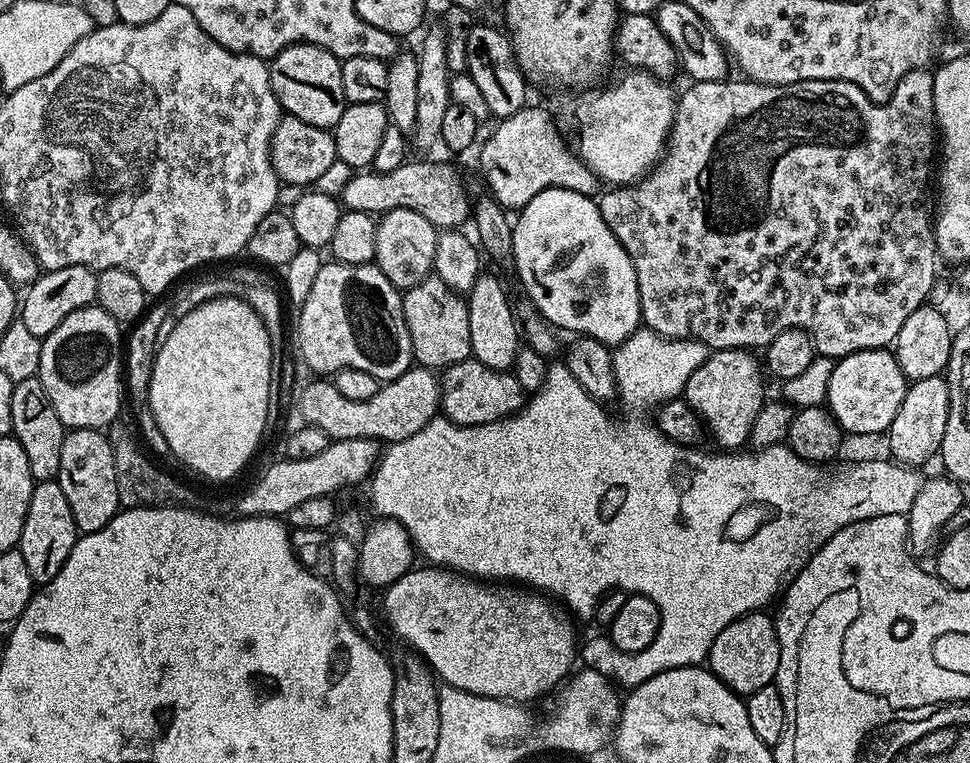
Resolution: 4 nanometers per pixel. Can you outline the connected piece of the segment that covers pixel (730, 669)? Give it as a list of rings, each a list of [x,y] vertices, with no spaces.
[[[763,611],[752,612],[738,618],[714,638],[708,651],[707,667],[725,686],[737,696],[747,698],[762,686],[773,683],[780,661],[780,643],[776,637],[776,625],[771,615]]]

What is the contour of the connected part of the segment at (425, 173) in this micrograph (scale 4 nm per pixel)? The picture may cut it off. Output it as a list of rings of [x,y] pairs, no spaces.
[[[416,160],[406,162],[398,166],[398,170],[389,172],[378,172],[375,170],[357,171],[347,182],[342,193],[342,204],[350,212],[370,212],[373,214],[383,214],[390,210],[414,210],[414,214],[422,214],[426,222],[430,222],[438,230],[456,230],[460,224],[469,219],[470,200],[464,197],[464,188],[460,185],[460,180],[456,177],[456,172],[448,164],[431,164],[428,160]]]

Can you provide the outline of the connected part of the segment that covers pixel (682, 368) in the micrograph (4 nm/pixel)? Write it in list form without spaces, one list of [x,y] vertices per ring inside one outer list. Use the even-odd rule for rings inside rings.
[[[639,327],[630,338],[615,345],[612,366],[619,399],[632,408],[655,409],[667,400],[677,399],[683,393],[686,382],[702,362],[710,355],[710,349],[700,340],[667,340],[646,327]]]

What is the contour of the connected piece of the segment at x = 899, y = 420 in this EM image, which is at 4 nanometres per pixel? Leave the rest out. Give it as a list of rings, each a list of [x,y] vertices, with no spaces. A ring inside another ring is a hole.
[[[943,375],[922,378],[909,383],[906,398],[894,414],[894,422],[887,430],[890,438],[891,459],[905,466],[921,466],[935,457],[942,446],[942,434],[946,434],[946,418],[950,418],[950,390]]]

